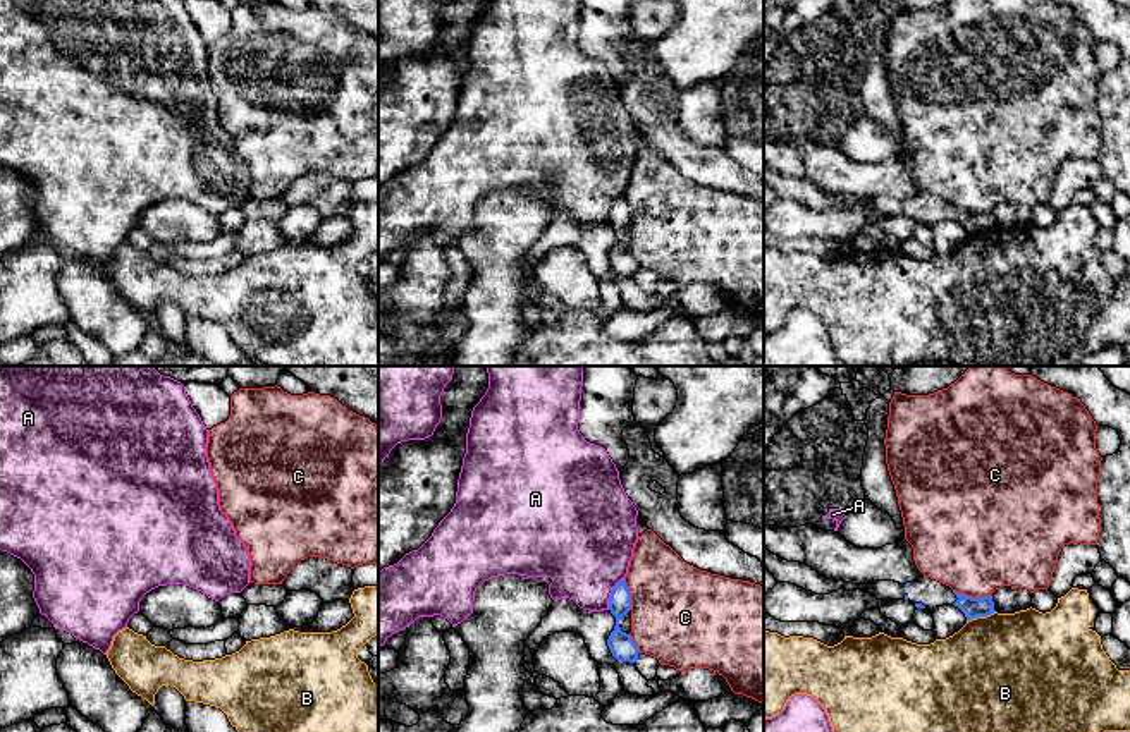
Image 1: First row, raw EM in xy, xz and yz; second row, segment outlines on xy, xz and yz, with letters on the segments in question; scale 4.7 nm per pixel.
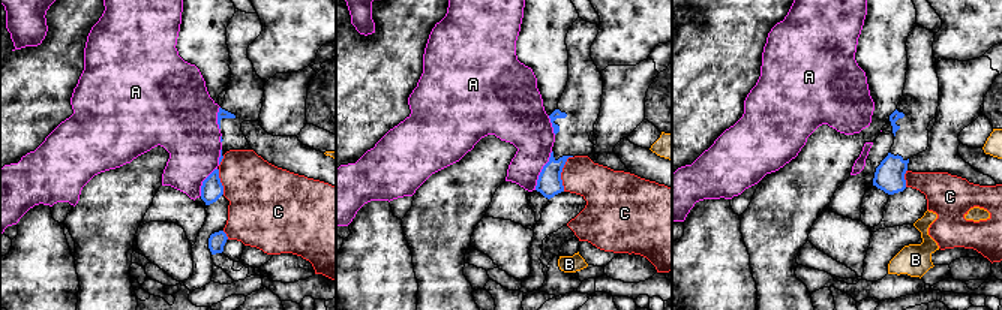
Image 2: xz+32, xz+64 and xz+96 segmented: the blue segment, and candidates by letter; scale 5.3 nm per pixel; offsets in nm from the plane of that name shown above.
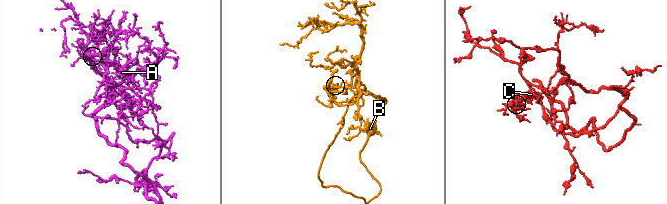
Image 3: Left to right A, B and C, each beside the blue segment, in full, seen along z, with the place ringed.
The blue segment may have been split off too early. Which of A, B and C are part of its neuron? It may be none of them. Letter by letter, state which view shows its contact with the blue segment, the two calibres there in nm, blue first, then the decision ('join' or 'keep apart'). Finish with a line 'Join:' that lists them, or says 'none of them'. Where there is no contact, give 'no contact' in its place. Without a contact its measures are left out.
A: xz | 120/440 nm | keep apart
B: yz | 100/480 nm | keep apart
C: yz | 100/460 nm | keep apart
Join: none of them

